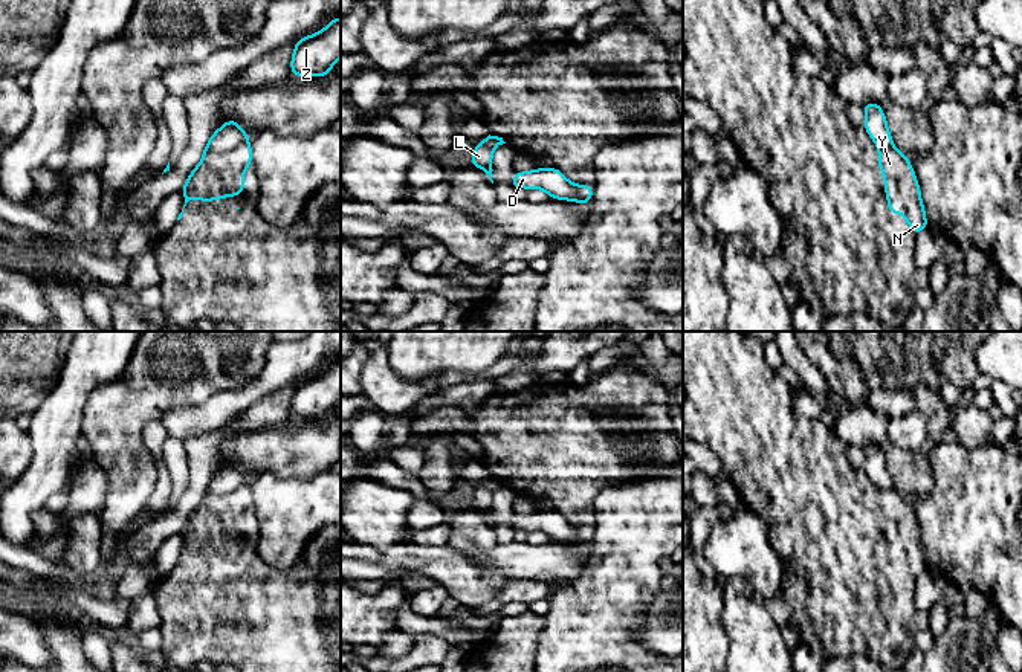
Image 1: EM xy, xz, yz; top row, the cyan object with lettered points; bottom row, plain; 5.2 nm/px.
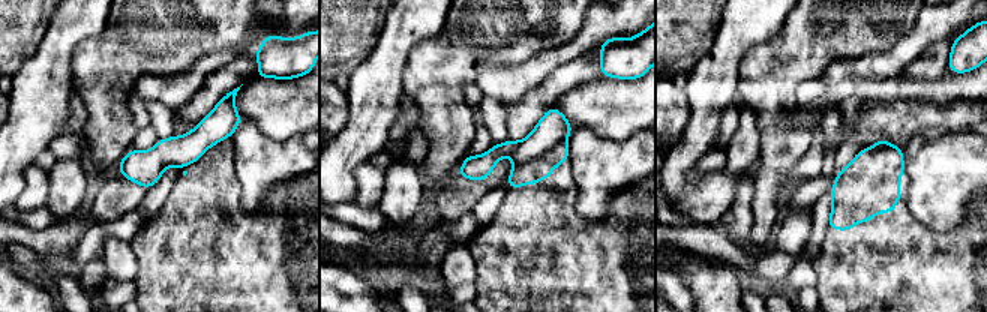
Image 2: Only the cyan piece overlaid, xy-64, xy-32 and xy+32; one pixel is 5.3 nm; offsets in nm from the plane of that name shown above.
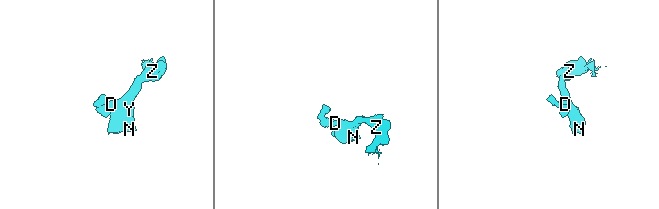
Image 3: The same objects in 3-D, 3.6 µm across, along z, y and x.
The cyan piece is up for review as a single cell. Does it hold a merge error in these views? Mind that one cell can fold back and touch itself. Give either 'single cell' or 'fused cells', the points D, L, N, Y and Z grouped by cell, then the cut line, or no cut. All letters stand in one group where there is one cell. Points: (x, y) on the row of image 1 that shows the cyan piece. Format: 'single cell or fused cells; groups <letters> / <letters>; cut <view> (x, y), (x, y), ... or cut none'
fused cells; groups D L Z / N Y; cut xy (248, 139), (226, 151), (203, 155)

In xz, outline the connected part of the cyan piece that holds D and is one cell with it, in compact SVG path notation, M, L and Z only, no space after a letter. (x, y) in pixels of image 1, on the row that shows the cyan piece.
M536 168L532 171L516 171L510 177L510 185L524 189L538 188L556 200L573 200L576 197L576 186L558 168Z

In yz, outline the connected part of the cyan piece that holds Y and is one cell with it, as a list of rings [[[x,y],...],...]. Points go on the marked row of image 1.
[[[878,148],[878,168],[885,177],[888,212],[903,214],[914,235],[929,228],[921,189],[907,156],[897,148]]]

